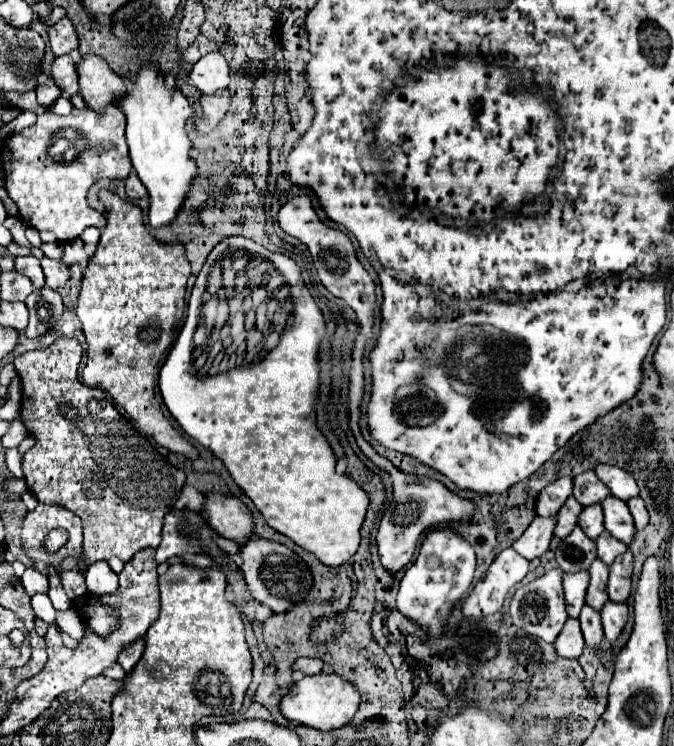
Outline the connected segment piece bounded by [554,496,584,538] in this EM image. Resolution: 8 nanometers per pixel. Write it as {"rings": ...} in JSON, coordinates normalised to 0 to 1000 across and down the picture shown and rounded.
{"rings":[[[846,665],[846,668],[840,670],[840,676],[831,681],[831,686],[828,686],[828,692],[825,692],[828,702],[825,702],[822,716],[825,716],[828,721],[840,721],[840,718],[858,705],[858,692],[861,692],[864,681],[866,681],[866,678],[861,678],[861,673],[855,673],[852,665]]]}

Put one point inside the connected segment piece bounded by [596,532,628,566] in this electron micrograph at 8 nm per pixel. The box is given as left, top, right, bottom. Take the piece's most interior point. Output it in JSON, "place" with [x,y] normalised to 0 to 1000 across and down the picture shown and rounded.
{"place":[904,735]}

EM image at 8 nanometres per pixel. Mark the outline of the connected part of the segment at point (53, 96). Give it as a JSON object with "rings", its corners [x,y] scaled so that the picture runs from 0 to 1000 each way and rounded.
{"rings":[[[68,105],[68,110],[53,118],[53,126],[56,126],[56,139],[62,139],[65,145],[74,145],[89,131],[92,123],[89,118],[83,118],[83,110],[77,105]]]}

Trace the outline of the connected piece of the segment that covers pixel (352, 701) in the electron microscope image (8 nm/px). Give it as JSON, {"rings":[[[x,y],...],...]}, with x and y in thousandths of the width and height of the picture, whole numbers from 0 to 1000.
{"rings":[[[501,903],[451,906],[445,914],[439,914],[430,922],[430,928],[415,941],[415,952],[421,962],[472,979],[496,979],[516,971],[531,954],[531,946],[534,946],[534,930],[519,914],[507,912]]]}

